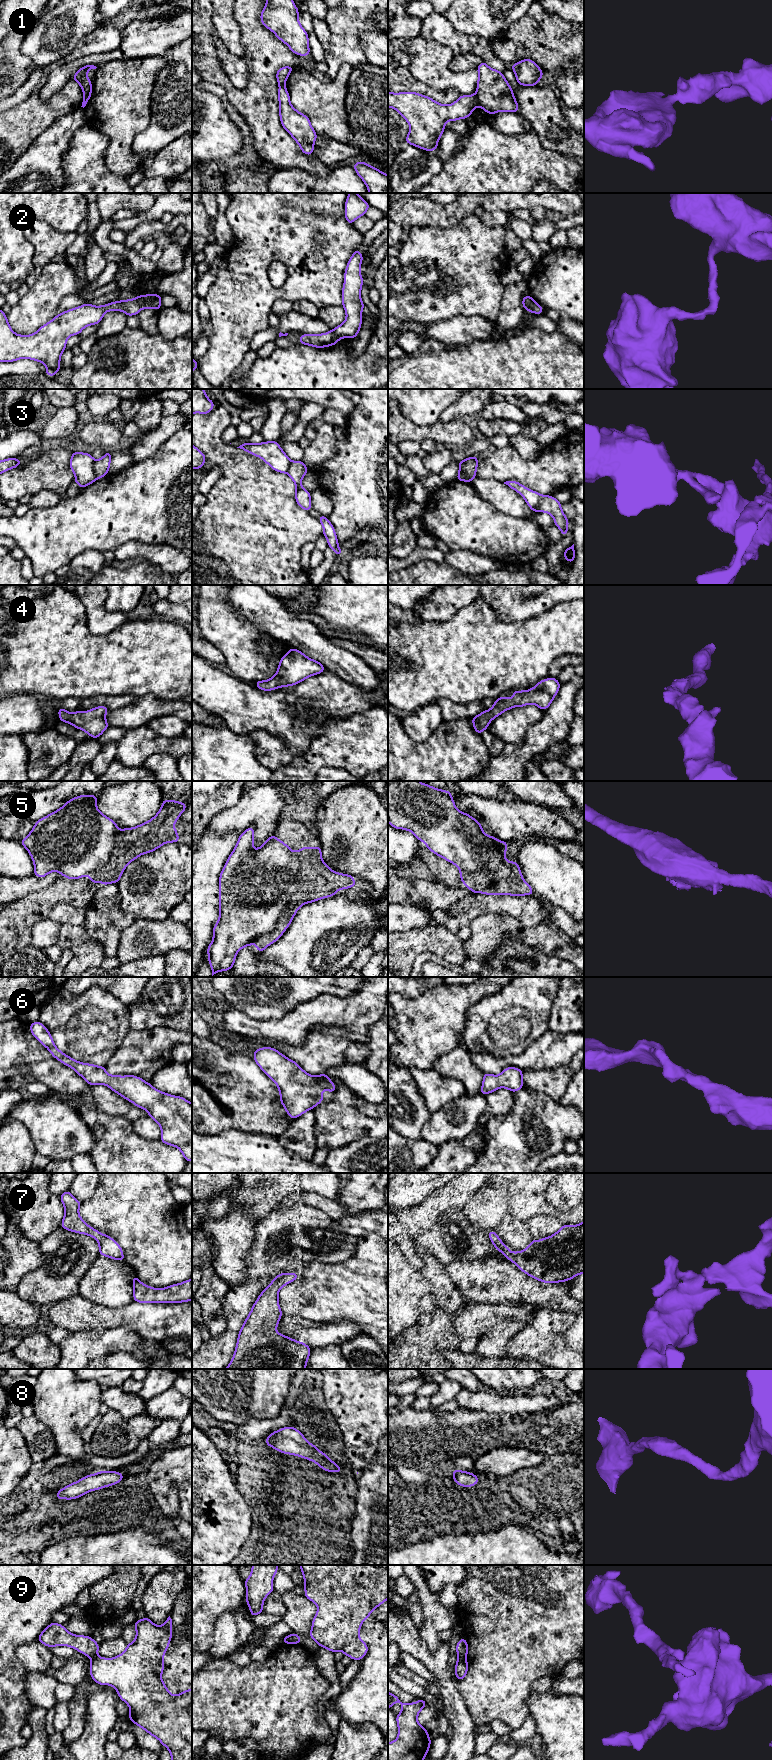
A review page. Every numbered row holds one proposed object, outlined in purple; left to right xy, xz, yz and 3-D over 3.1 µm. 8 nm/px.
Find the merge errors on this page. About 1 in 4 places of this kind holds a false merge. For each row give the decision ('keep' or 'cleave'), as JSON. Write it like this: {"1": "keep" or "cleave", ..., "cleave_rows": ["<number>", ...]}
{"1": "cleave", "2": "cleave", "3": "cleave", "4": "keep", "5": "keep", "6": "keep", "7": "keep", "8": "keep", "9": "cleave", "cleave_rows": ["1", "2", "3", "9"]}

